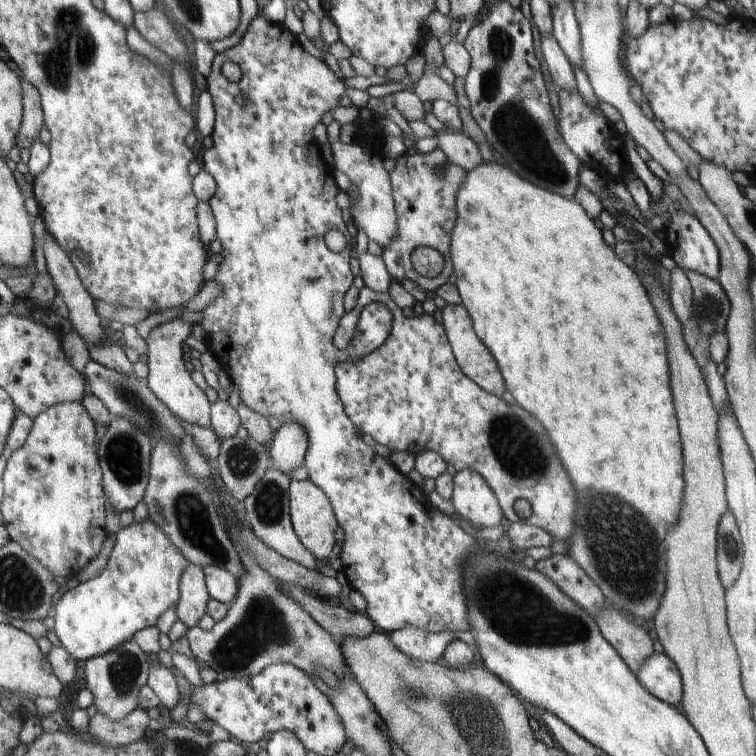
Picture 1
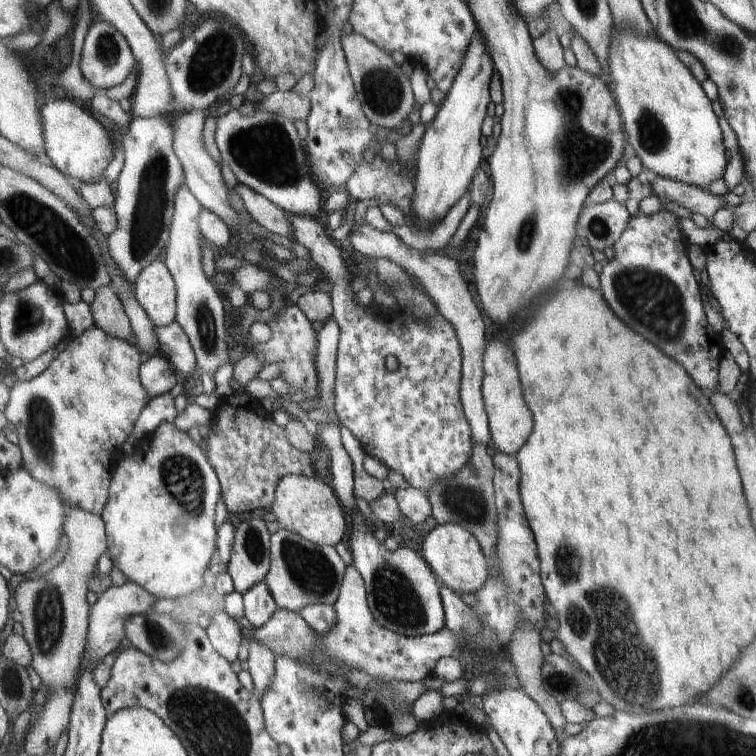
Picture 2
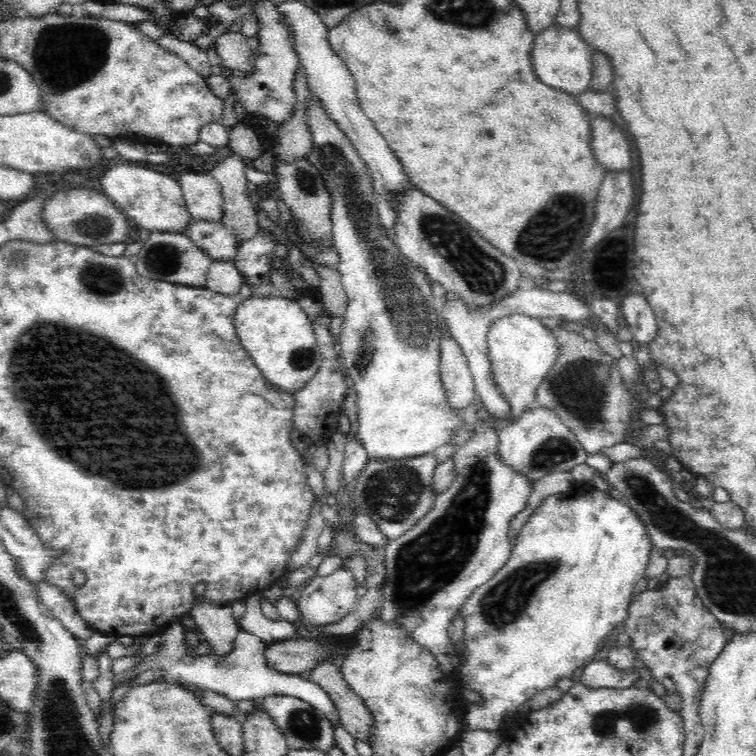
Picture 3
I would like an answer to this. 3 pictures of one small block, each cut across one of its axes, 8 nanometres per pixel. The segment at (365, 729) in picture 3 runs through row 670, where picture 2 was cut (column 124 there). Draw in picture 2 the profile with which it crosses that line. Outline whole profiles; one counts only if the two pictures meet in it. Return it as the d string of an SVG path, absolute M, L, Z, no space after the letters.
M112 286L95 290L94 301L89 307L93 316L93 324L106 334L125 341L134 336L123 304Z

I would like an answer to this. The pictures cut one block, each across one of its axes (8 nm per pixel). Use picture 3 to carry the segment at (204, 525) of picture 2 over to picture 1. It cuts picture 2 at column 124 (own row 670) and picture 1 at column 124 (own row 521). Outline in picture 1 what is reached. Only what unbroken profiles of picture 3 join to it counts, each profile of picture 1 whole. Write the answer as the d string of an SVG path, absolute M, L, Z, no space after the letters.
M149 518L116 534L116 544L102 573L68 590L53 607L50 627L74 661L88 661L124 642L139 630L156 626L158 618L180 599L180 580L189 562Z

